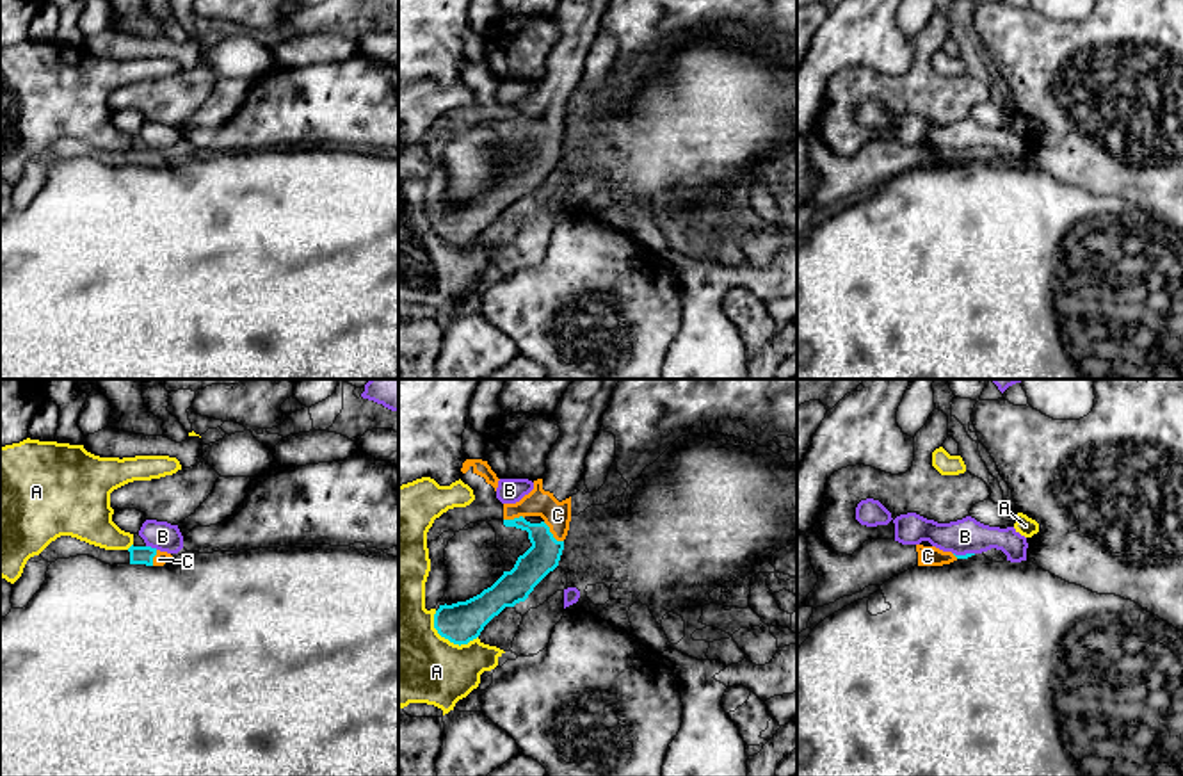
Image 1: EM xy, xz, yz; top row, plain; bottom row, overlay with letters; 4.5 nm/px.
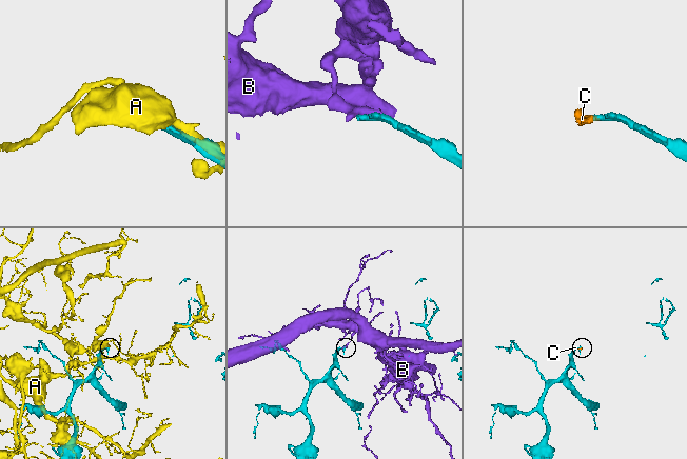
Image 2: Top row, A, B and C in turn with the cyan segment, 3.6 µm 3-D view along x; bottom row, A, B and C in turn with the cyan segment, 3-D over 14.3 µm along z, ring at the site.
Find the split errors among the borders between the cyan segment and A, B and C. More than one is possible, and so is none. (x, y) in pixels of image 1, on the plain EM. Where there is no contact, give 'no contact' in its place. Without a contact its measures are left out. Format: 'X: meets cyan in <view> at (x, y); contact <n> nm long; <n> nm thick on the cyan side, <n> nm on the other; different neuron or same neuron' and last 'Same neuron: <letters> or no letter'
A: meets cyan in xz at (447, 239); contact 240 nm long; 190 nm thick on the cyan side, 420 nm on the other; different neuron
B: meets cyan in xy at (150, 148); contact 60 nm long; 80 nm thick on the cyan side, 130 nm on the other; different neuron
C: meets cyan in xz at (552, 136); contact 130 nm long; 150 nm thick on the cyan side, 130 nm on the other; same neuron
Same neuron: C

